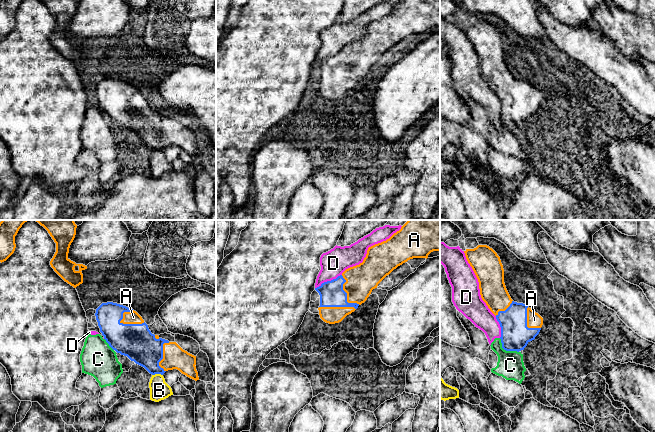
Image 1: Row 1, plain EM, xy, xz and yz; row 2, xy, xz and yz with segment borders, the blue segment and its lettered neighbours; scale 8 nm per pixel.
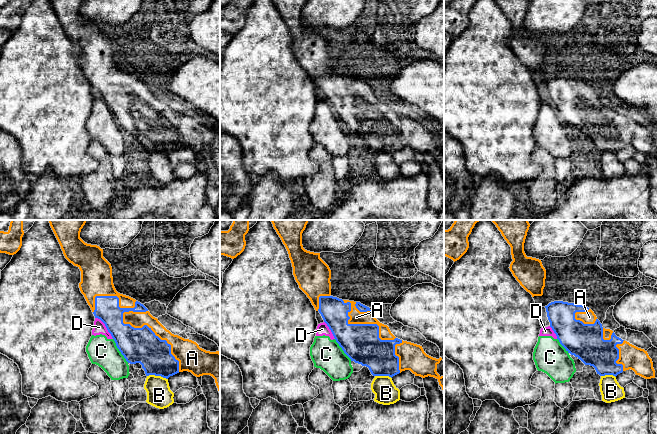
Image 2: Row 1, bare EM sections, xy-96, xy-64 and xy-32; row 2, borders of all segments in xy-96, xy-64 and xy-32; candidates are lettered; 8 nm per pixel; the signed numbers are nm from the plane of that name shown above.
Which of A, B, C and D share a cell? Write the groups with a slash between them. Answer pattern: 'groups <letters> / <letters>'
groups A / B / C D

